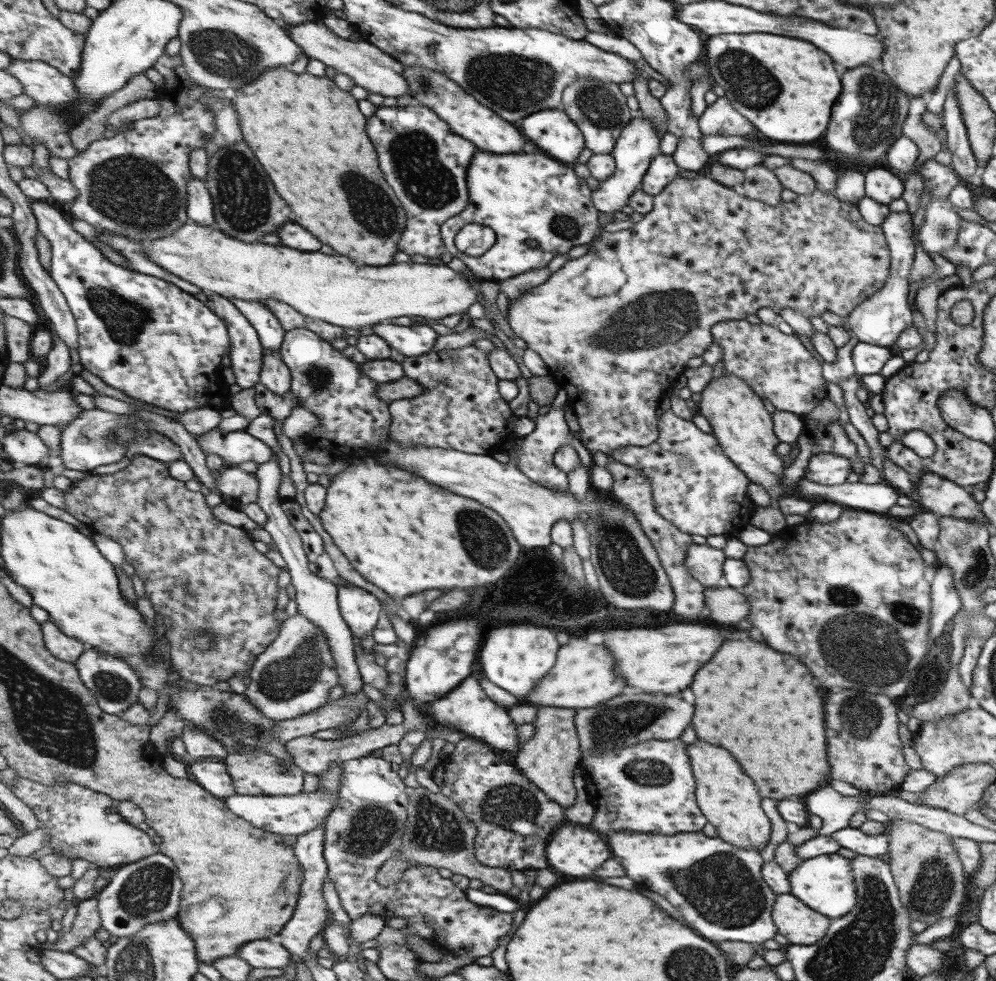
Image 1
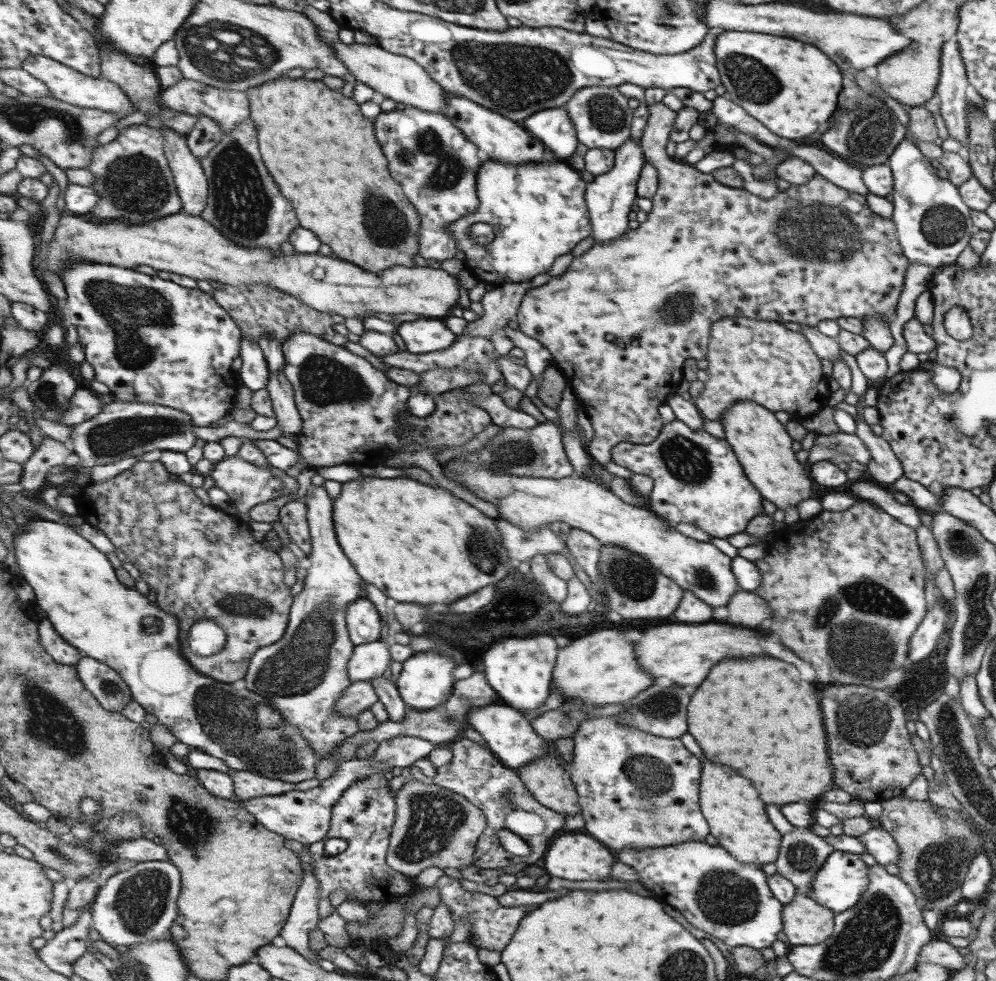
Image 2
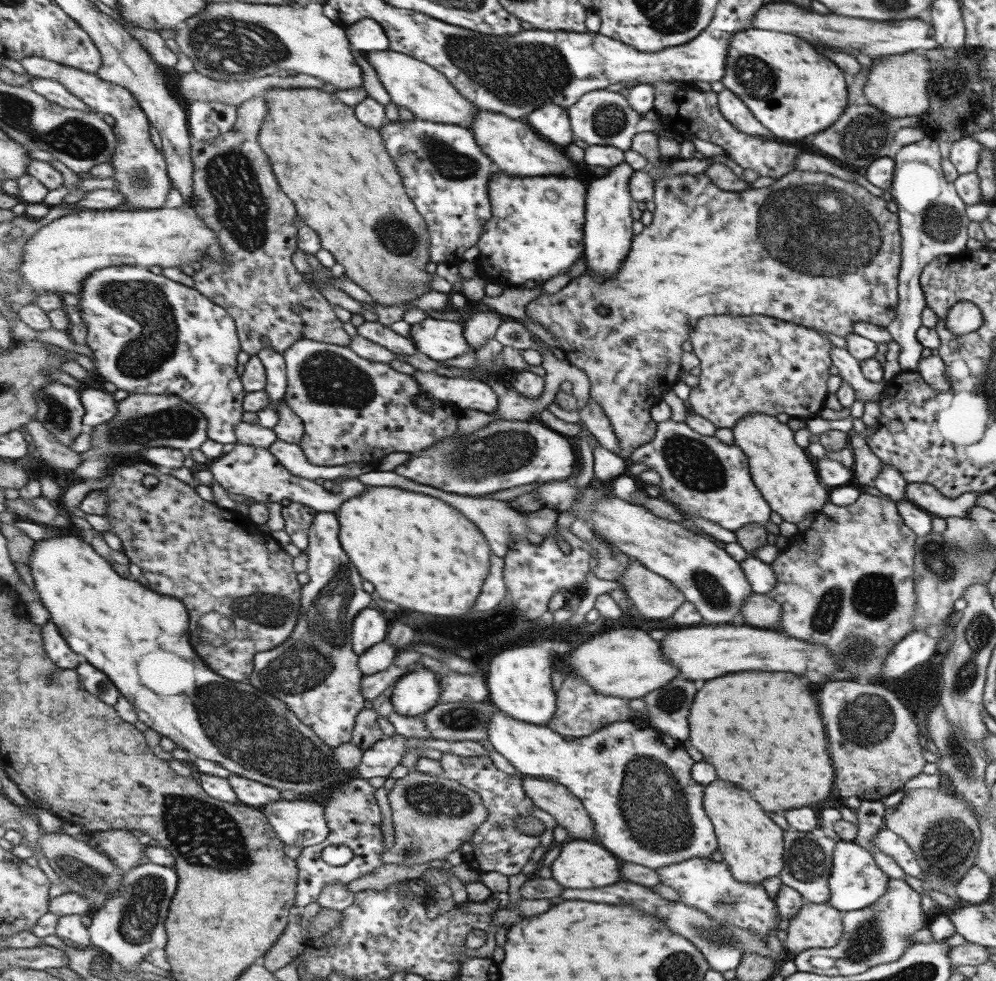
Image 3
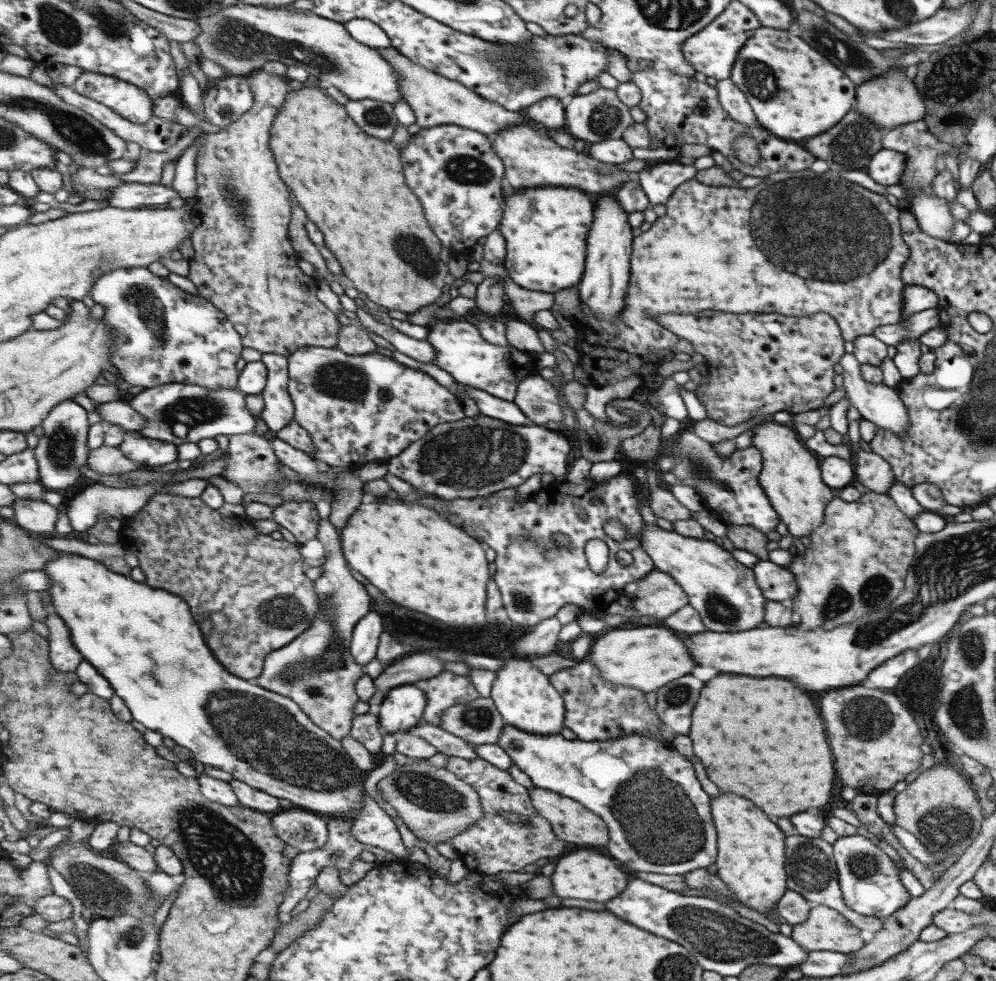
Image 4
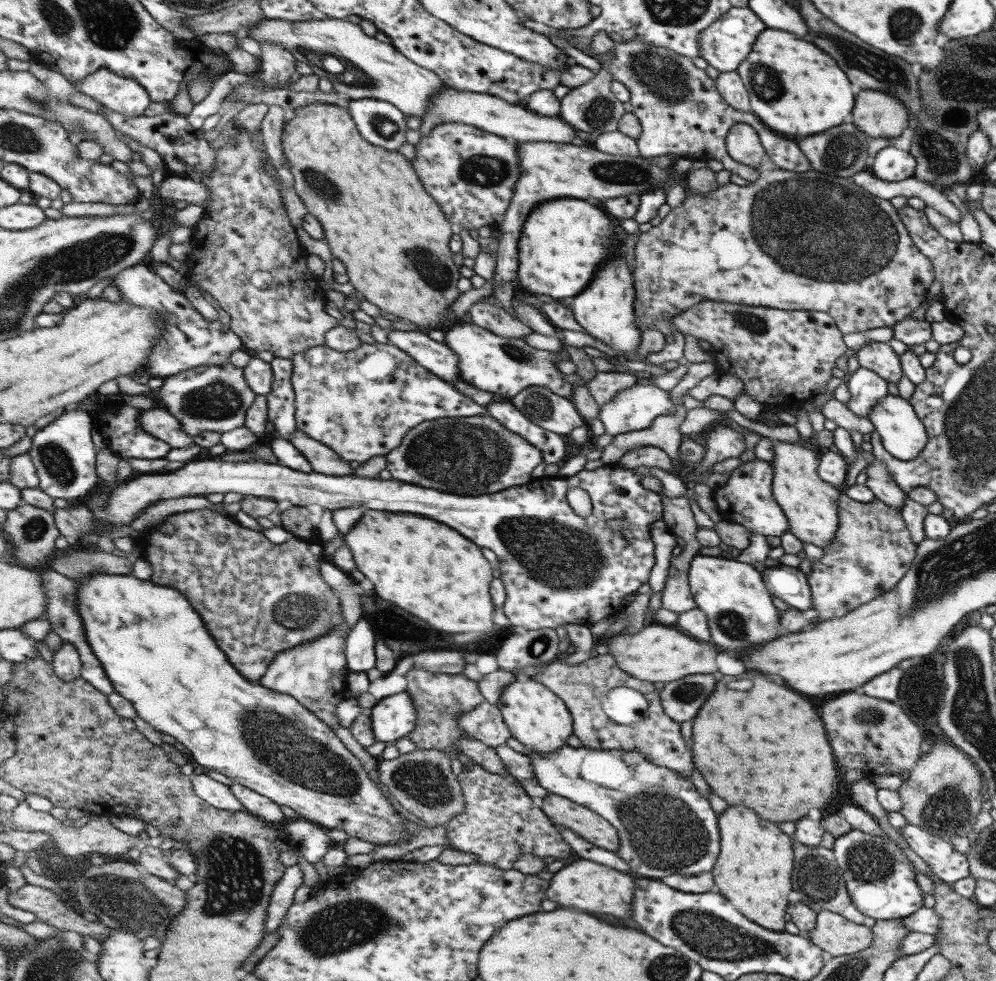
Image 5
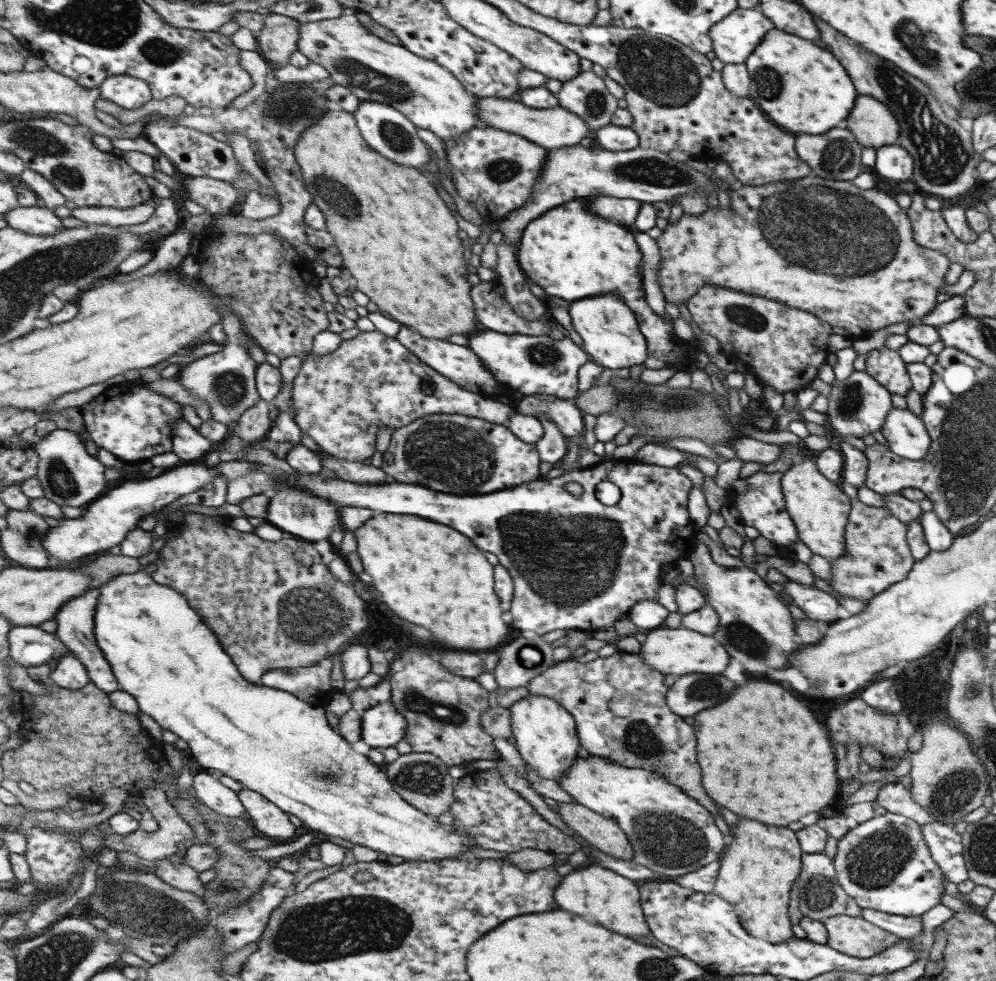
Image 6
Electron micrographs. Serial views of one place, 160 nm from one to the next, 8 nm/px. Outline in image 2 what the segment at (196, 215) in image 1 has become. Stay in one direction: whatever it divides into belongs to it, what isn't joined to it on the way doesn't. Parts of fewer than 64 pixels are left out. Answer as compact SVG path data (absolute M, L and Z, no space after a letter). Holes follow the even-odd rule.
M163 126L163 136L165 136L164 150L184 210L189 214L202 216L209 198L209 182L202 162L189 149L187 134L179 134Z

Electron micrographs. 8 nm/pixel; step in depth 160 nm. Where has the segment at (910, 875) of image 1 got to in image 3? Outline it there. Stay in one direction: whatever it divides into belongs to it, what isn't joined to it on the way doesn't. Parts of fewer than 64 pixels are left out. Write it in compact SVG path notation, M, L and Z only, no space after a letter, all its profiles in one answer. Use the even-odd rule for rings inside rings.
M911 789L897 806L885 809L883 828L900 836L914 854L925 888L952 895L963 874L975 865L980 830L969 804L941 789Z

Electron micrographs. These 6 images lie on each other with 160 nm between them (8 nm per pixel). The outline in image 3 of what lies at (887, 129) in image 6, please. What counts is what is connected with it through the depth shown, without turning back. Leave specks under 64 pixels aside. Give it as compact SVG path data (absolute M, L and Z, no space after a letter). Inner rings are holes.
M919 51L886 55L872 60L870 70L863 85L863 95L869 106L881 110L889 118L921 116L929 106L925 86L932 71L929 60Z

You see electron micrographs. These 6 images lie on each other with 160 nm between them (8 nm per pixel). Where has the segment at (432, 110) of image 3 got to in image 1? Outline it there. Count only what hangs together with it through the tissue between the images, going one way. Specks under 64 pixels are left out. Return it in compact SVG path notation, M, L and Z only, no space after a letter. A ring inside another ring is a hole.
M311 20L300 25L288 25L288 33L290 37L304 50L310 58L320 60L327 65L328 68L334 68L337 73L347 74L355 79L357 85L366 89L369 93L381 93L383 96L405 96L405 94L412 97L412 90L409 88L409 83L404 77L404 68L400 60L393 58L393 55L385 52L381 47L375 46L373 43L363 41L351 41L347 38L341 38L335 34L323 20Z

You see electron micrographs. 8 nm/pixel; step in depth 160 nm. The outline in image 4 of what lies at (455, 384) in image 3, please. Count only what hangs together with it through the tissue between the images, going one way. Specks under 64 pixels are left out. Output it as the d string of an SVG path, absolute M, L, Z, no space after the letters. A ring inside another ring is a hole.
M466 386L466 394L477 404L479 413L516 425L533 424L515 401L503 400L490 392Z

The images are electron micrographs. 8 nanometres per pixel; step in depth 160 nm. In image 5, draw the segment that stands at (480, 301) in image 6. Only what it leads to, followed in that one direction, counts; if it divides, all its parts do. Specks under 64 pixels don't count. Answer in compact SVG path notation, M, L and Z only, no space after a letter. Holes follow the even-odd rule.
M483 301L472 305L467 320L505 338L524 338L534 332L517 316L513 317L502 307Z

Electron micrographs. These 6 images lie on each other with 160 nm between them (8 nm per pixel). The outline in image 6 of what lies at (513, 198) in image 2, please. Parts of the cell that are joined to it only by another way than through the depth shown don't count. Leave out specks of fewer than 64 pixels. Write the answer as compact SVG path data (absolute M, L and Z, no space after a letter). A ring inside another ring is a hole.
M581 200L567 202L565 206L557 206L549 210L543 218L536 218L537 222L531 222L529 230L525 229L524 237L521 238L518 247L518 261L529 280L536 283L548 297L558 297L573 303L599 294L615 292L620 294L626 303L634 310L639 320L641 330L648 340L648 354L654 354L658 359L663 359L666 364L675 364L677 368L686 367L692 364L692 356L701 350L695 339L683 339L673 336L671 325L651 310L651 306L645 300L643 279L639 275L639 264L643 262L643 254L639 250L639 244L635 242L635 236L631 234L633 228L627 228L619 223L605 220L603 216L593 214L587 206L581 210Z

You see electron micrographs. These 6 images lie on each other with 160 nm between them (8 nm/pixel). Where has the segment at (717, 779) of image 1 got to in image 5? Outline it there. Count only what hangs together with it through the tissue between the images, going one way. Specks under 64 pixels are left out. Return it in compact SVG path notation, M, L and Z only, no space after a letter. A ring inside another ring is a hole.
M729 806L721 812L720 837L720 856L710 871L714 890L751 922L769 930L783 931L793 868L790 836L775 824L757 818L755 812L745 806Z

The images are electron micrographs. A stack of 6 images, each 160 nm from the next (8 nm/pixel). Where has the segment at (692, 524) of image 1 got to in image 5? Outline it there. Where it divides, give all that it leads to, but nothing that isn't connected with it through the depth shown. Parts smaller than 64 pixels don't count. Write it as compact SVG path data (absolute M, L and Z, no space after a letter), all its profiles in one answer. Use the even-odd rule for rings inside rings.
M760 459L743 461L728 472L727 480L714 490L714 501L720 520L737 523L748 531L765 536L781 536L788 530L788 522L771 494L772 468Z

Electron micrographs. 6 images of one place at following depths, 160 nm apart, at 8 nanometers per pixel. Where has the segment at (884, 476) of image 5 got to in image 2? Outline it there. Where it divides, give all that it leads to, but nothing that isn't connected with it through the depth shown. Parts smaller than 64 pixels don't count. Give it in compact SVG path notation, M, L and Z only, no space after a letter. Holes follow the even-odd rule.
M837 431L830 435L815 432L813 444L808 450L805 467L819 461L827 461L829 458L838 457L839 454L847 454L860 465L867 464L870 454L865 445L857 438L857 435Z

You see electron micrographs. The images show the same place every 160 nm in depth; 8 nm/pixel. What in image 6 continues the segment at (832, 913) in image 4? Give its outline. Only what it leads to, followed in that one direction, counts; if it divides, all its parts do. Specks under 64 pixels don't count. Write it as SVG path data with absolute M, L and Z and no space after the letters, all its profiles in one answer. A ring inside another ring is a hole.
M837 915L821 920L825 927L826 945L841 954L855 958L874 957L897 941L909 941L914 950L914 961L919 960L919 936L900 938L861 917Z

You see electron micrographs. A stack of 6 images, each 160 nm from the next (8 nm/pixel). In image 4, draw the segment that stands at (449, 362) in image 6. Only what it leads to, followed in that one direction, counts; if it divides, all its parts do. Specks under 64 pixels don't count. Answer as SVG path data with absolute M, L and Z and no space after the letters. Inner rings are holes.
M359 307L355 313L357 314L357 320L361 322L365 329L383 337L396 350L419 362L434 364L436 350L433 343L429 342L427 338L416 340L407 336L407 334L403 334L403 332L399 332L397 328L393 328L390 324L382 324L375 320L371 313L368 313L367 308Z

